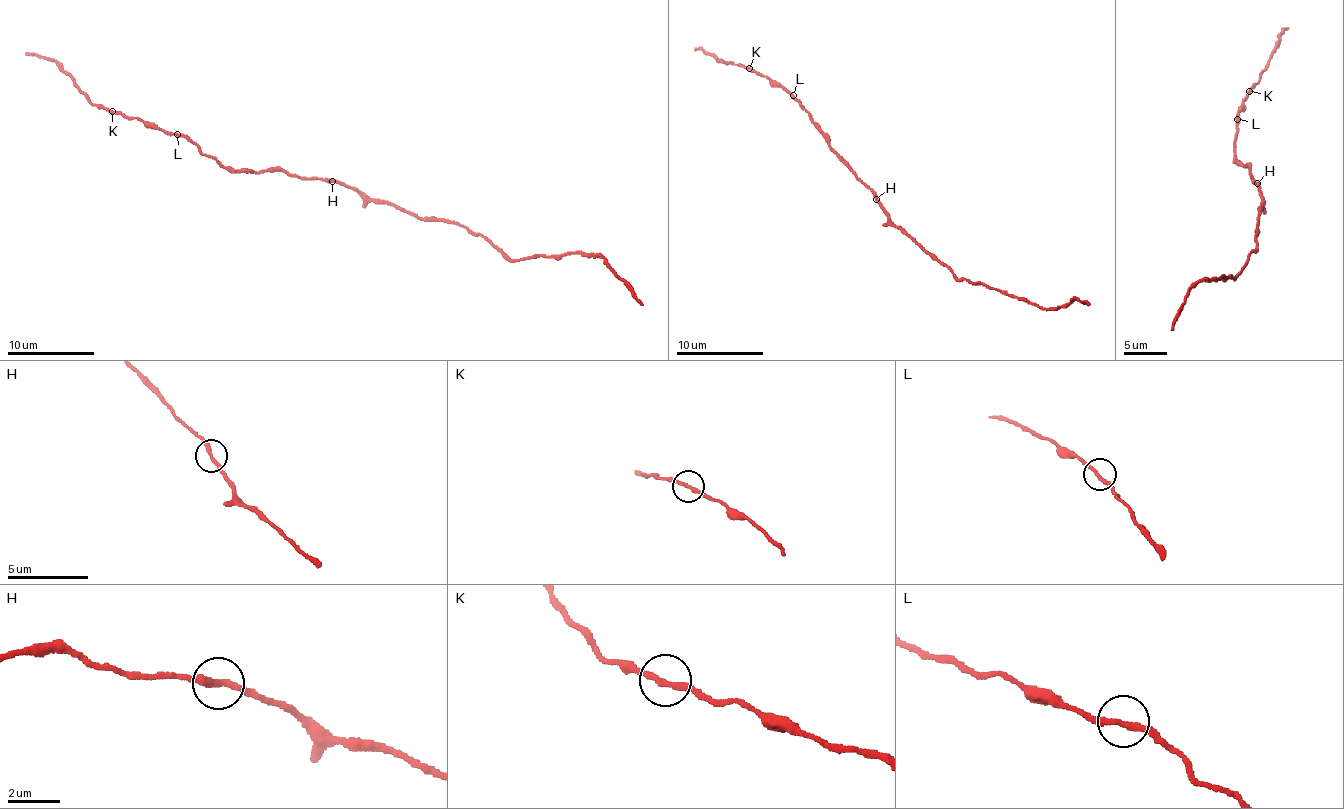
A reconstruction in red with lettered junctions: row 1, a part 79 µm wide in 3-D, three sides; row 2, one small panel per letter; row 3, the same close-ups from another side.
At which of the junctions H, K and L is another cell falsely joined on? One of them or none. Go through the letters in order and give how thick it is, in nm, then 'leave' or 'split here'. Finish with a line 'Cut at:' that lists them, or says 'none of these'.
H: calibre 240 nm; split here
K: calibre 200 nm; leave
L: calibre 220 nm; leave
Cut at: H

